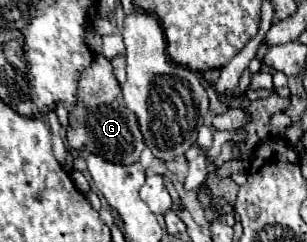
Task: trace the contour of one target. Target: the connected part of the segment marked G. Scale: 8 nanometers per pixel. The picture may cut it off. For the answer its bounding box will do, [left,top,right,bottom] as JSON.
[68,55,144,165]

